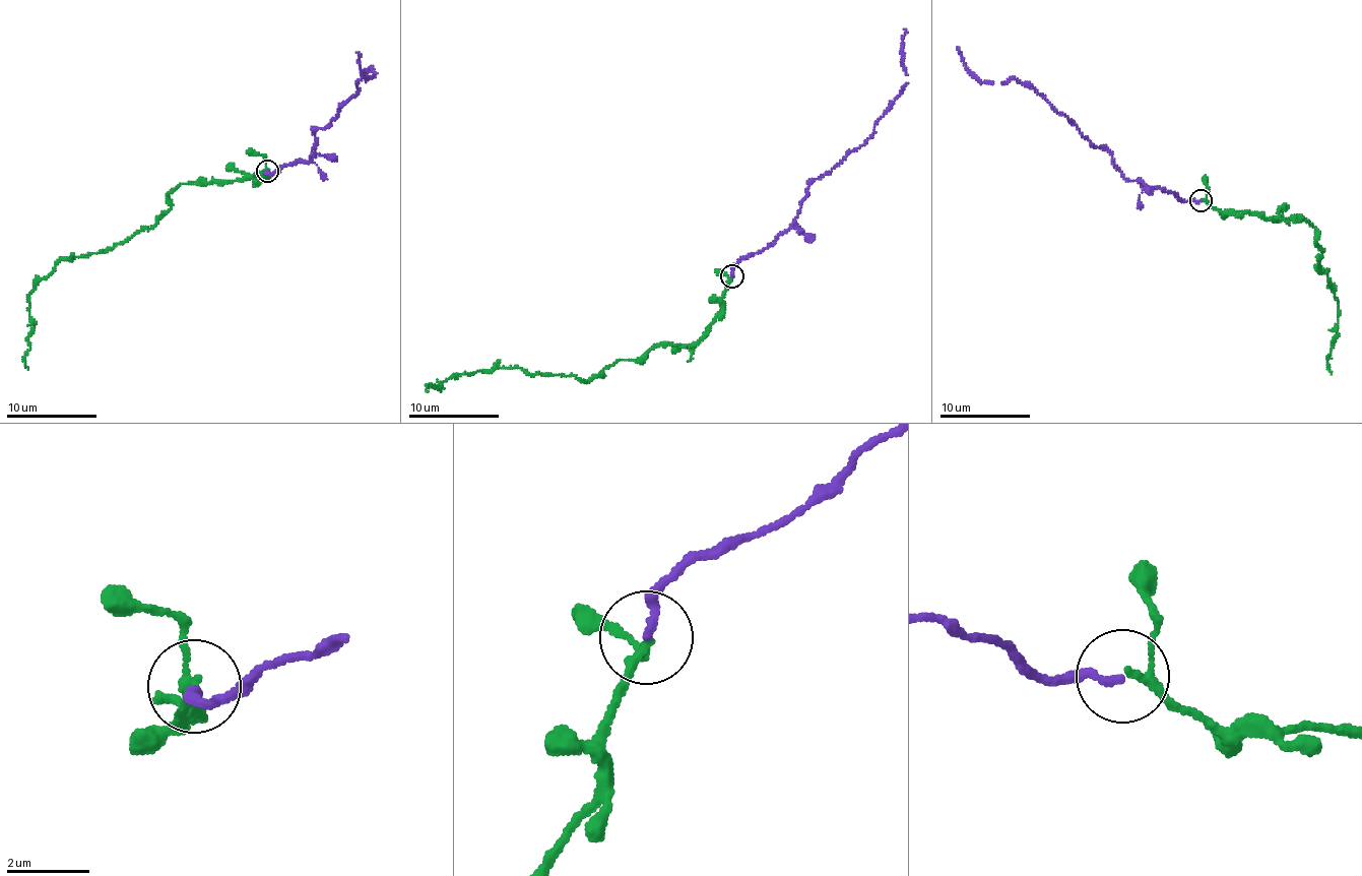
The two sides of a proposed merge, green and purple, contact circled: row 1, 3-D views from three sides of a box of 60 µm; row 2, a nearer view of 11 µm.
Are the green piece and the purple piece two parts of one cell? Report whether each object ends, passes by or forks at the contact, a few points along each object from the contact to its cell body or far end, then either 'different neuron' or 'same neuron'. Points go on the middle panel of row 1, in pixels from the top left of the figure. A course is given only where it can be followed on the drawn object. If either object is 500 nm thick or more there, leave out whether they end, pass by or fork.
green passes by | purple ends | green via (731, 276), (722, 312), (695, 342), (654, 343), (583, 381), (494, 367), (428, 391) | purple via (731, 276), (737, 264), (784, 233), (808, 187), (872, 135), (874, 124), (902, 94), (904, 29) | same neuron

